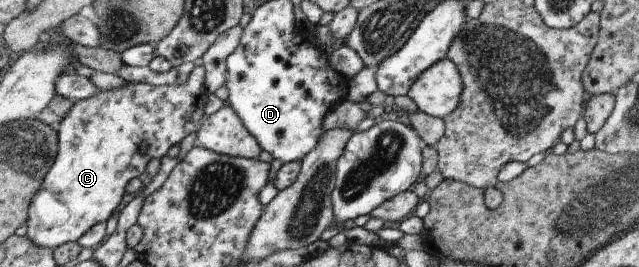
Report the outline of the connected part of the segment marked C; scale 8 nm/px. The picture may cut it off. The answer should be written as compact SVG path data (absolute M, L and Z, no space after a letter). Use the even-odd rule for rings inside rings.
M205 65L194 66L192 72L188 75L186 82L165 84L162 86L153 85L147 82L128 82L124 86L110 90L99 90L95 92L91 97L81 98L74 103L70 114L63 118L58 127L59 145L58 154L53 164L53 167L49 170L47 177L44 179L42 188L39 189L37 195L34 197L33 203L29 209L29 219L27 223L27 235L34 241L38 246L44 248L58 248L60 245L77 242L81 239L87 231L89 231L96 223L106 222L107 219L111 219L111 215L119 209L119 205L123 203L123 197L129 182L135 178L144 178L147 171L147 165L149 161L156 157L161 159L167 155L167 151L171 147L181 143L185 137L189 137L191 133L196 133L202 126L202 123L206 119L206 105L207 105L207 92L209 91L206 86L206 67ZM148 141L150 146L146 149L146 152L141 151L141 142Z

